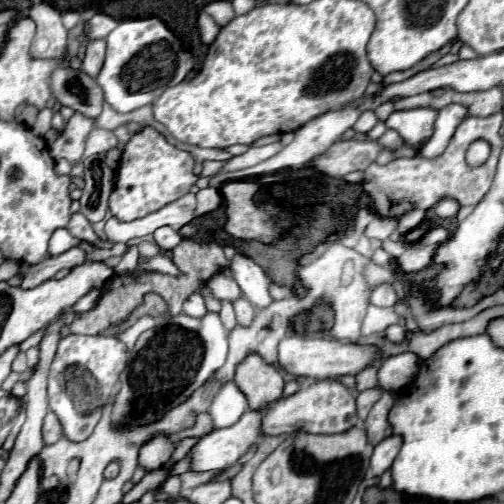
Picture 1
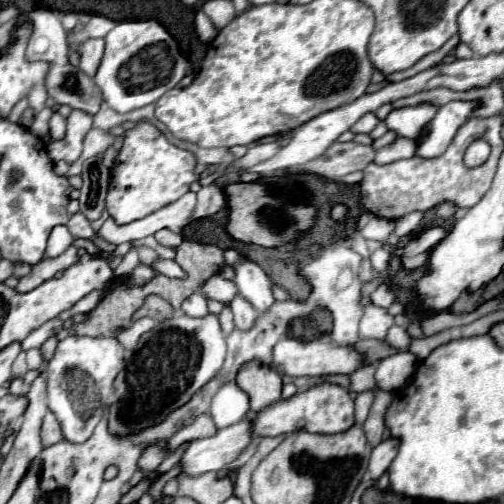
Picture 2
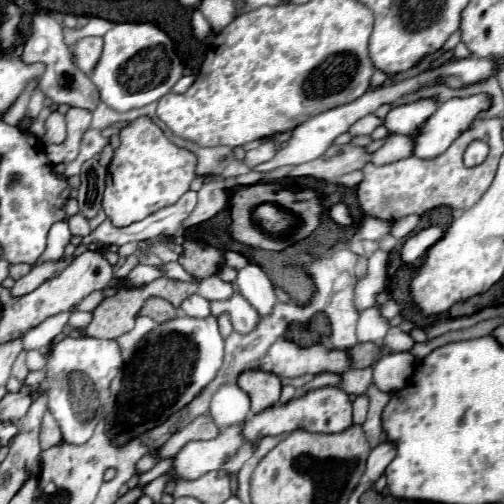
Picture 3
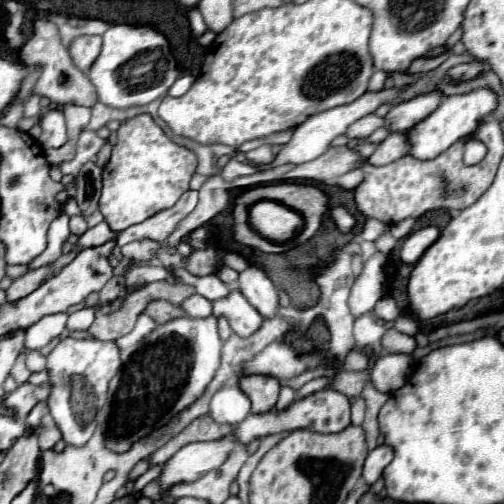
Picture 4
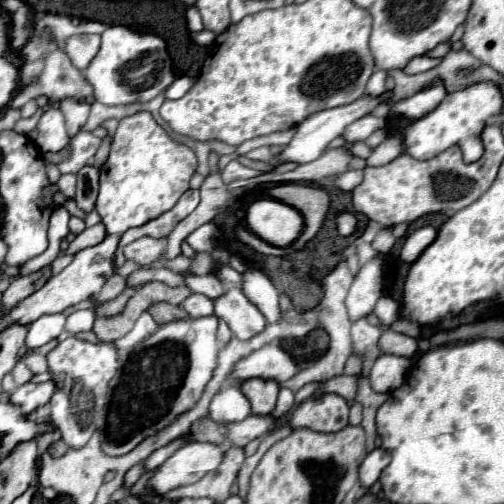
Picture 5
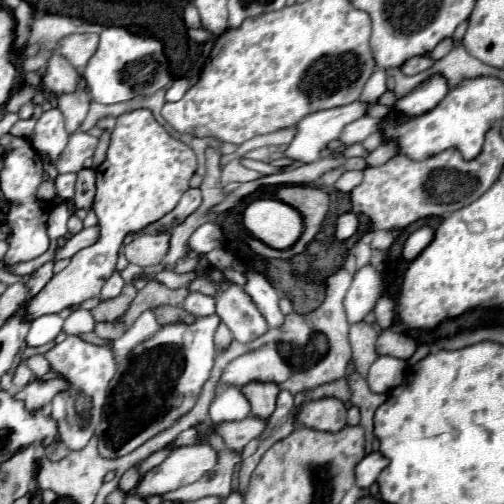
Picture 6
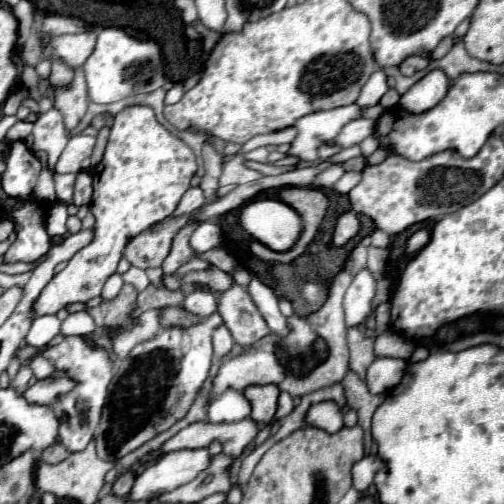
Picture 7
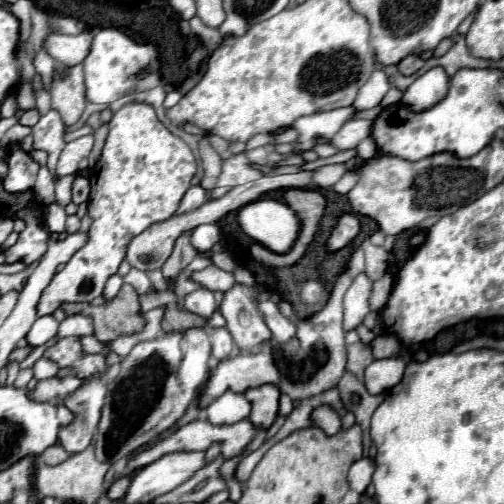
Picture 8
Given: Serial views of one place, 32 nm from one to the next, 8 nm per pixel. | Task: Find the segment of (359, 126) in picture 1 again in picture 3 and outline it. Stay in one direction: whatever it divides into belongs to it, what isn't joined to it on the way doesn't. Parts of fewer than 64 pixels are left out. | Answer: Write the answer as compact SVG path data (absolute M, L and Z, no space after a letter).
M368 114L364 118L360 118L356 124L352 124L352 128L348 130L350 136L370 136L380 124L384 124L384 120L380 120L374 114Z

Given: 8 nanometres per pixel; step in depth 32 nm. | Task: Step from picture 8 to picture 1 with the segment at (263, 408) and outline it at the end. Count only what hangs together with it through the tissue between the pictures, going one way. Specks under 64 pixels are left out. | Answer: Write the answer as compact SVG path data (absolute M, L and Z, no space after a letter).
M256 354L248 356L242 364L238 364L234 382L246 394L252 410L262 410L282 398L282 372Z

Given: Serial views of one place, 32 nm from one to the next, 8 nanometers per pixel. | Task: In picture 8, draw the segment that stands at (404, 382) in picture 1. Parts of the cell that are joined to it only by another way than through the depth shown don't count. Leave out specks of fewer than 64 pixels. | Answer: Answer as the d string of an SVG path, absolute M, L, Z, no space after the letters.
M404 358L374 360L364 372L364 386L372 394L388 392L392 386L396 386L402 380L404 368L406 368Z

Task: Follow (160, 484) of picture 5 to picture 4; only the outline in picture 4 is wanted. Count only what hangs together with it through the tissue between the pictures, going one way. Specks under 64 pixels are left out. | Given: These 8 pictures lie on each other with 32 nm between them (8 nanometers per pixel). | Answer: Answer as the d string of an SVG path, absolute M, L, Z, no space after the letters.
M232 434L214 442L192 442L180 448L166 464L162 474L156 478L162 492L166 494L176 484L188 484L202 478L206 472L220 468L230 450L236 446Z

